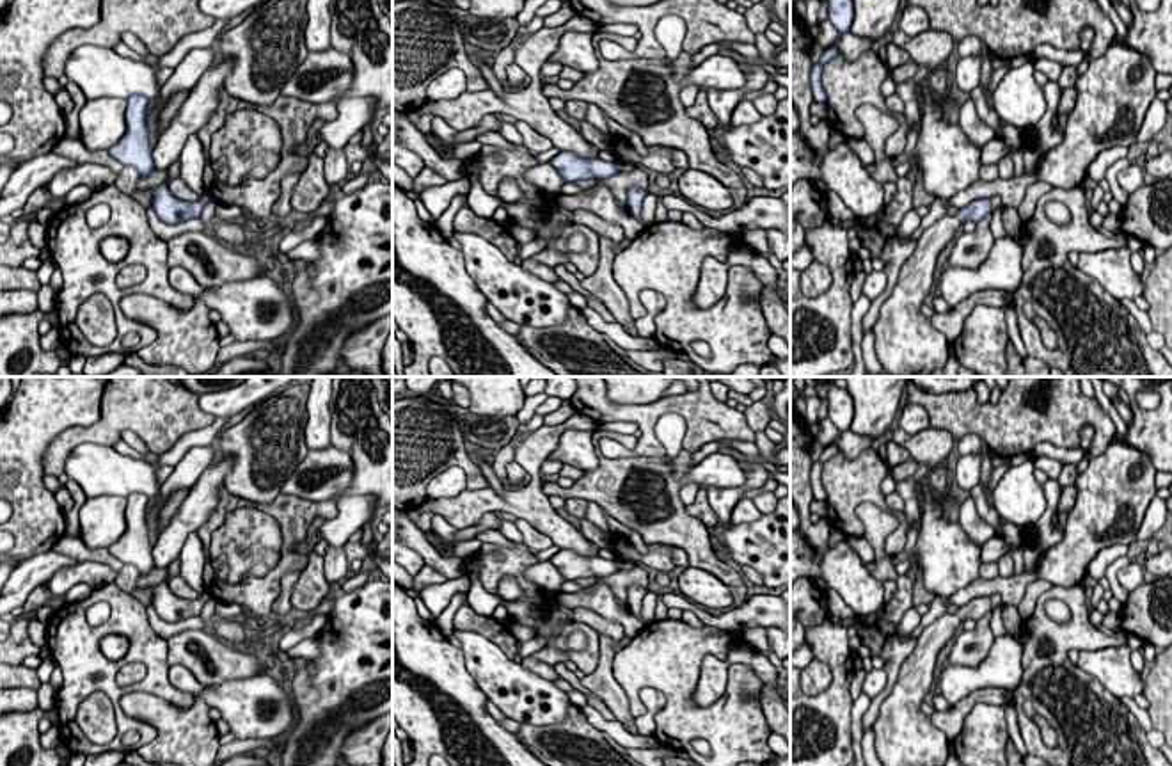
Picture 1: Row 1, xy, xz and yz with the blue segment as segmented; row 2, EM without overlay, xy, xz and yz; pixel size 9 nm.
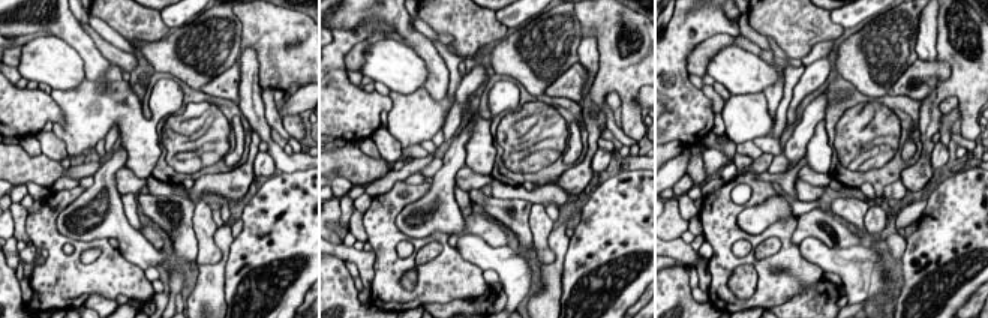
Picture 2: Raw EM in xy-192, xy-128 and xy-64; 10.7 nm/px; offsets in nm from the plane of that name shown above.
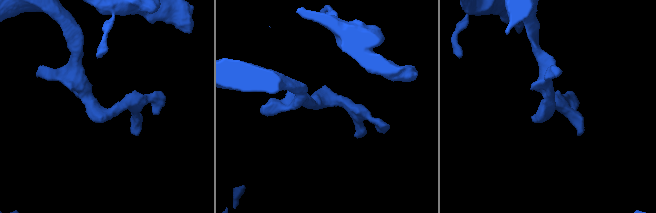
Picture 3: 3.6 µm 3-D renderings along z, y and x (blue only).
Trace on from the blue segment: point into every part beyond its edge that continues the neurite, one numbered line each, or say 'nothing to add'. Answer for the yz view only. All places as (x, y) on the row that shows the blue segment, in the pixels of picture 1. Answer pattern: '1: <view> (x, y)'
1: yz (906, 342)

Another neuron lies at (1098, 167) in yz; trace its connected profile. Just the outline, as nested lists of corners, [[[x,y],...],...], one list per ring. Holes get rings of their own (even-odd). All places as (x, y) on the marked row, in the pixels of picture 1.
[[[1113,146],[1108,149],[1103,149],[1089,165],[1087,174],[1096,181],[1103,181],[1108,167],[1121,160],[1128,158],[1128,148],[1124,146]]]

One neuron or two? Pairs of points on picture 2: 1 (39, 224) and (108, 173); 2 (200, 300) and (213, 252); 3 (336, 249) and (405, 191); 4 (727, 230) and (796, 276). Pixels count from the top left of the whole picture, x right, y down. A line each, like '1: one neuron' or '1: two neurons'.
1: two neurons
2: two neurons
3: two neurons
4: one neuron

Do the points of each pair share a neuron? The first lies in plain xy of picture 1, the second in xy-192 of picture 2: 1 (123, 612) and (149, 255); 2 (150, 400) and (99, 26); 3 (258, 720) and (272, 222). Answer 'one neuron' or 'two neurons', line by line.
1: two neurons
2: two neurons
3: two neurons

